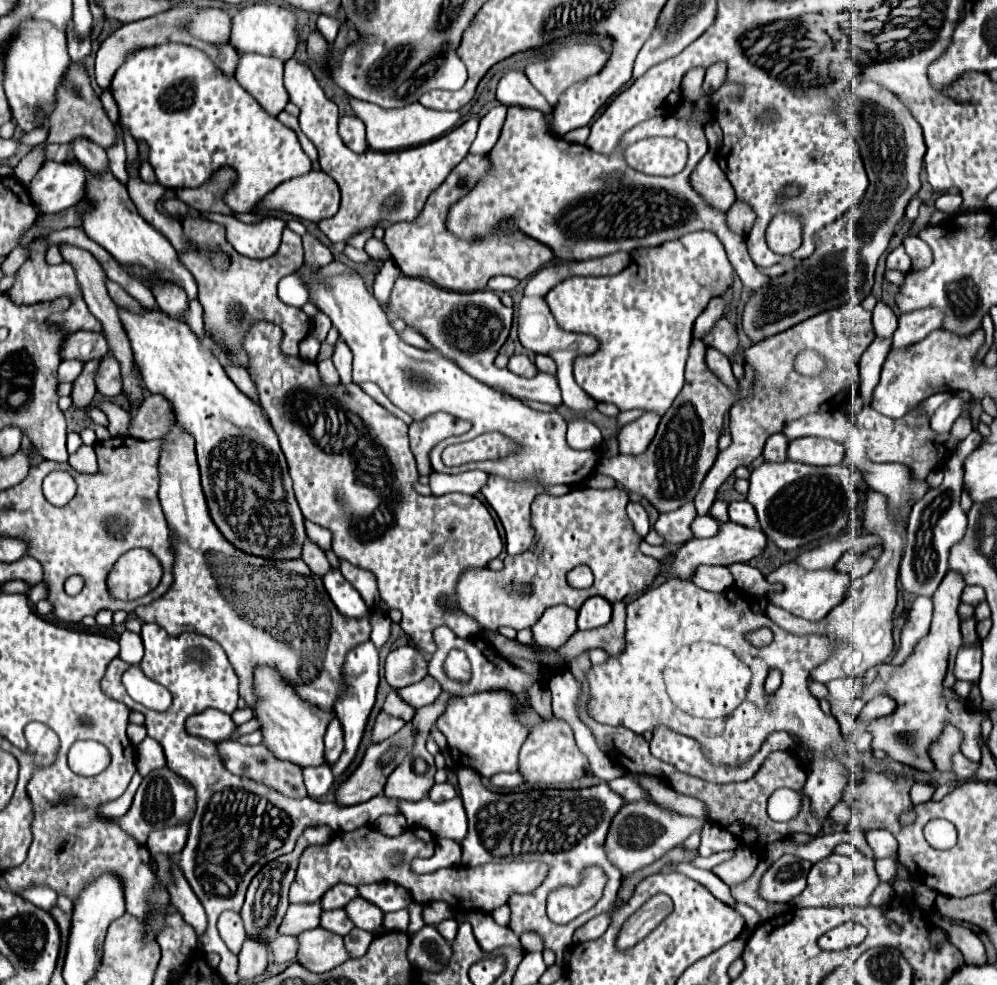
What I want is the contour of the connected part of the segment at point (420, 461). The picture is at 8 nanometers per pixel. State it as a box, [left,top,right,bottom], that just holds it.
[409,412,471,476]

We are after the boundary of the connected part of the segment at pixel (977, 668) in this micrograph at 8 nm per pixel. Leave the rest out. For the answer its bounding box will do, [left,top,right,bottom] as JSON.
[955,646,981,682]

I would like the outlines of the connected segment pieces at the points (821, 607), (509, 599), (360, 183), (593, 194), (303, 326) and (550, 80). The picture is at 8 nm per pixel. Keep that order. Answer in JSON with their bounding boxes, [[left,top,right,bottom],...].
[[767,562,851,620],[457,486,659,630],[289,60,479,242],[447,108,769,292],[181,208,311,366],[525,42,609,106]]

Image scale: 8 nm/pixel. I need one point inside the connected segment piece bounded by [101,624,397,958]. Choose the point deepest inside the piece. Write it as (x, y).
(239, 826)

